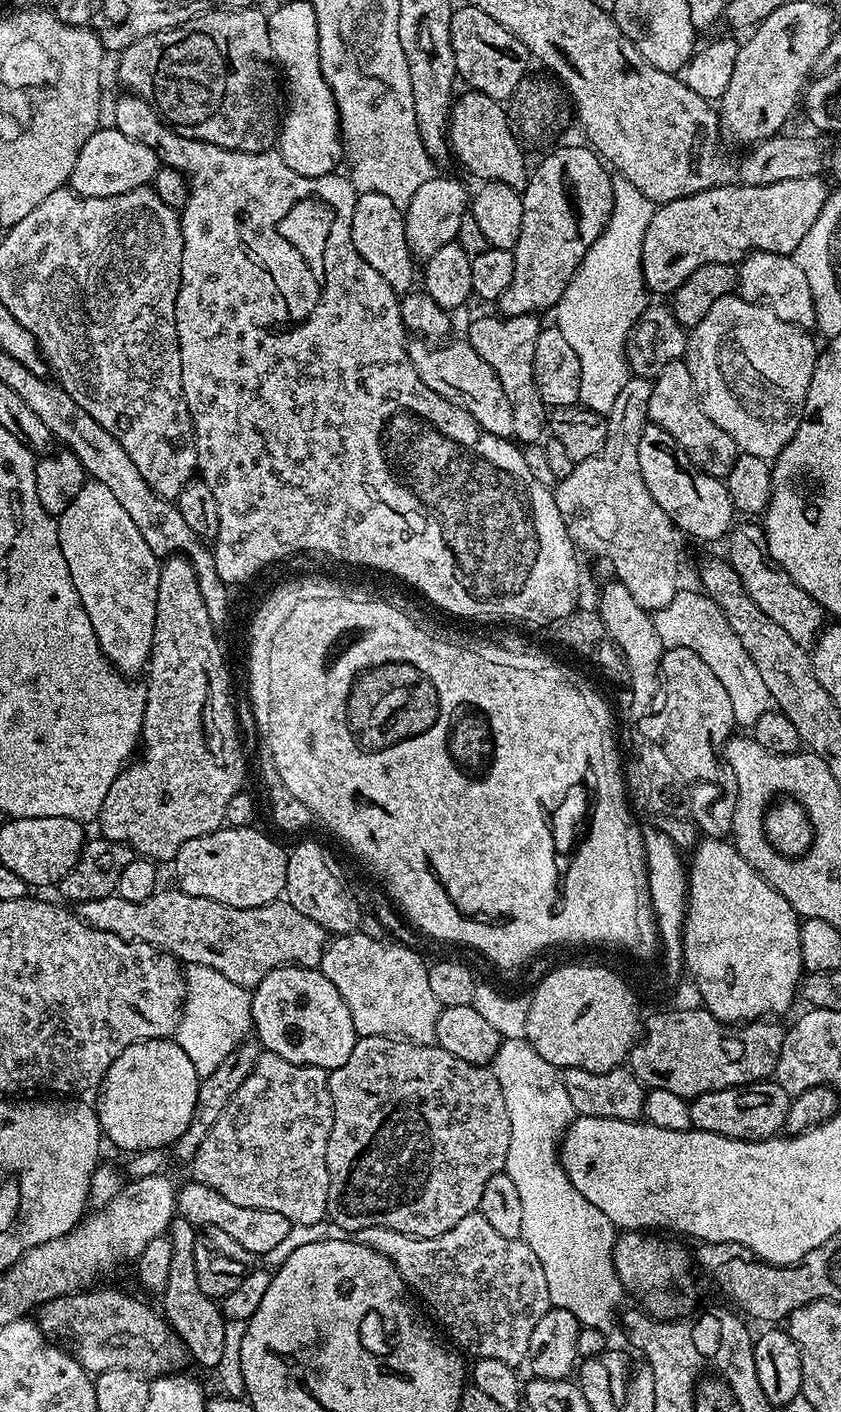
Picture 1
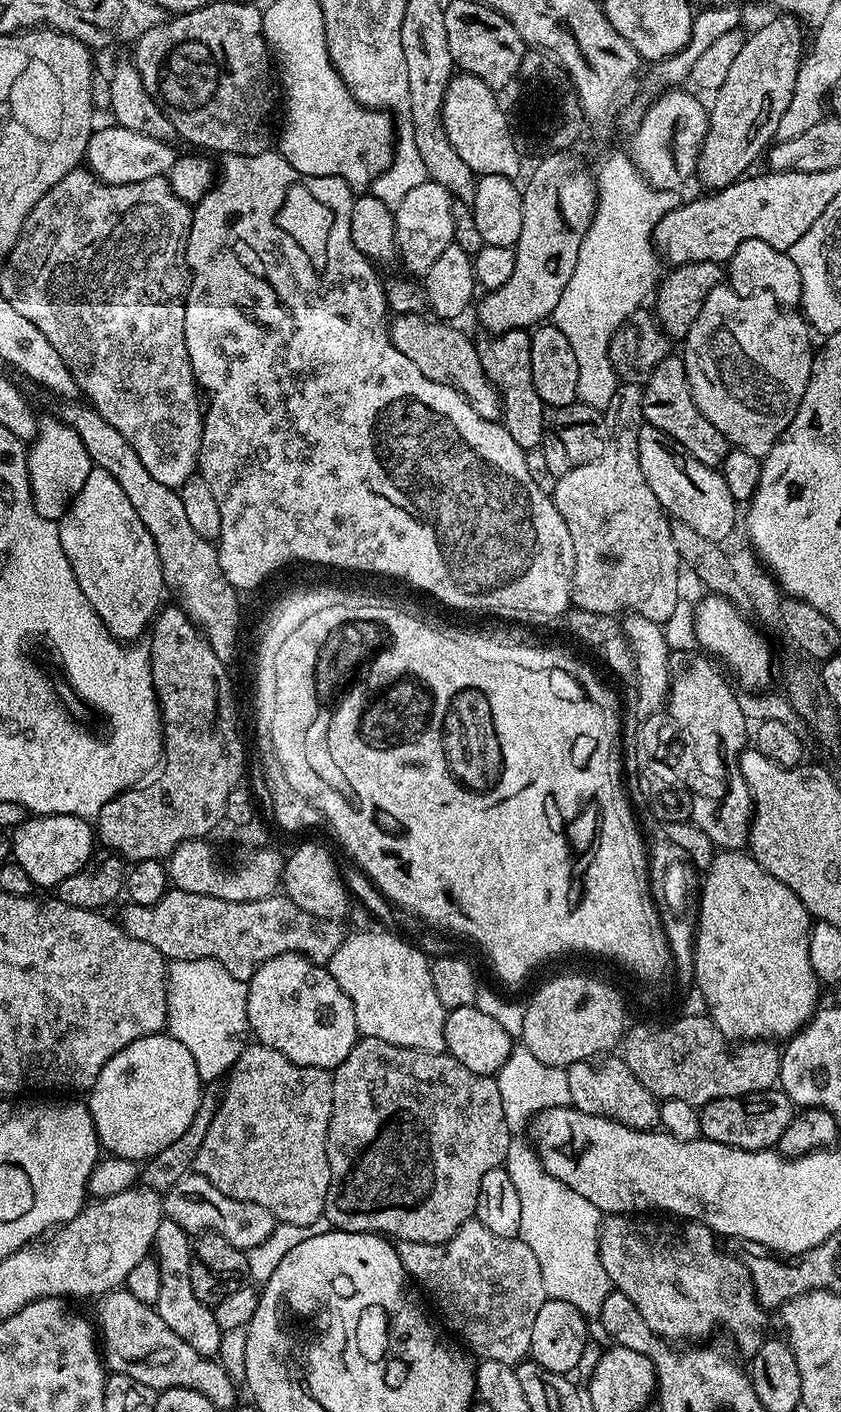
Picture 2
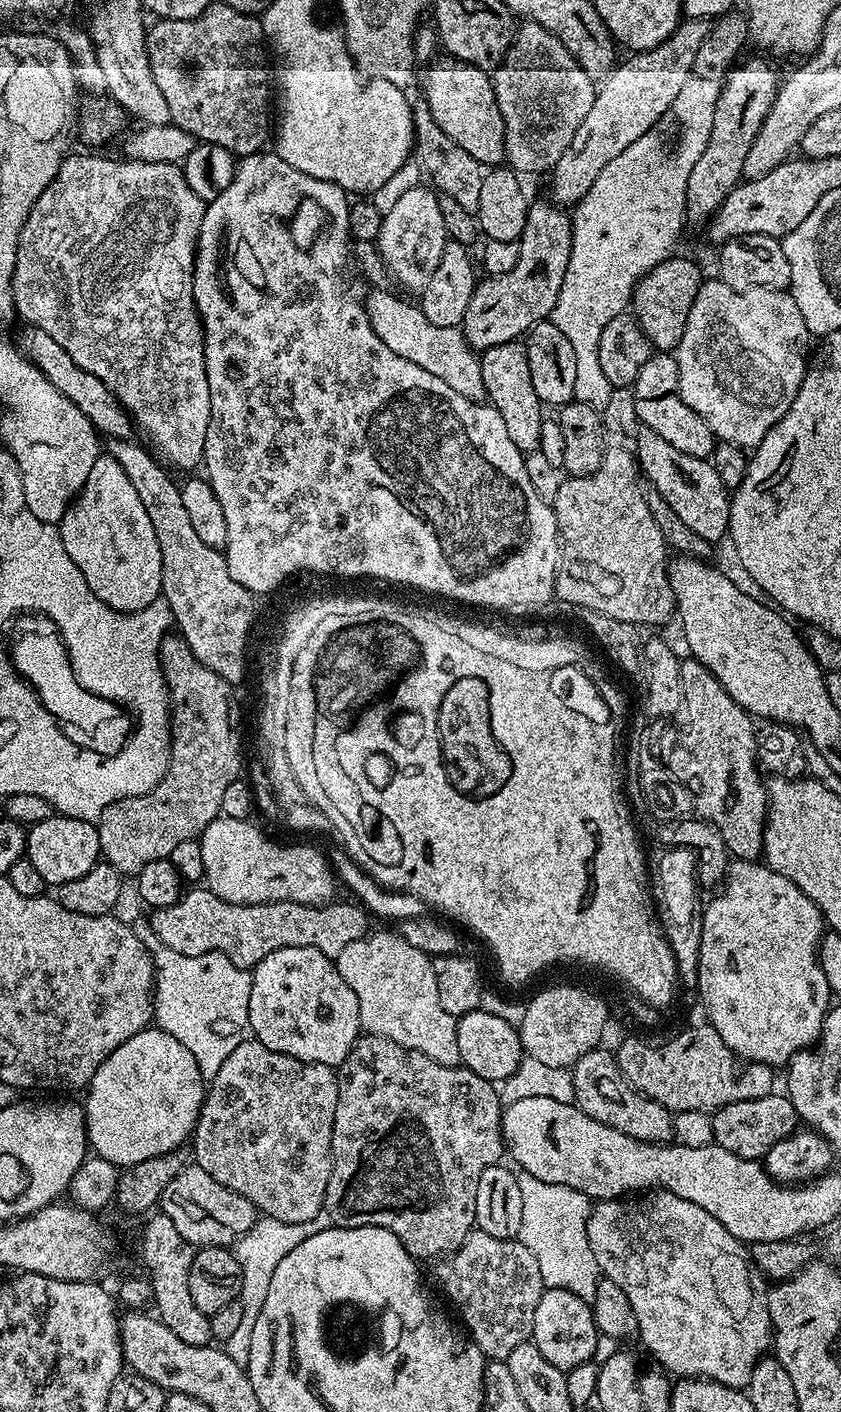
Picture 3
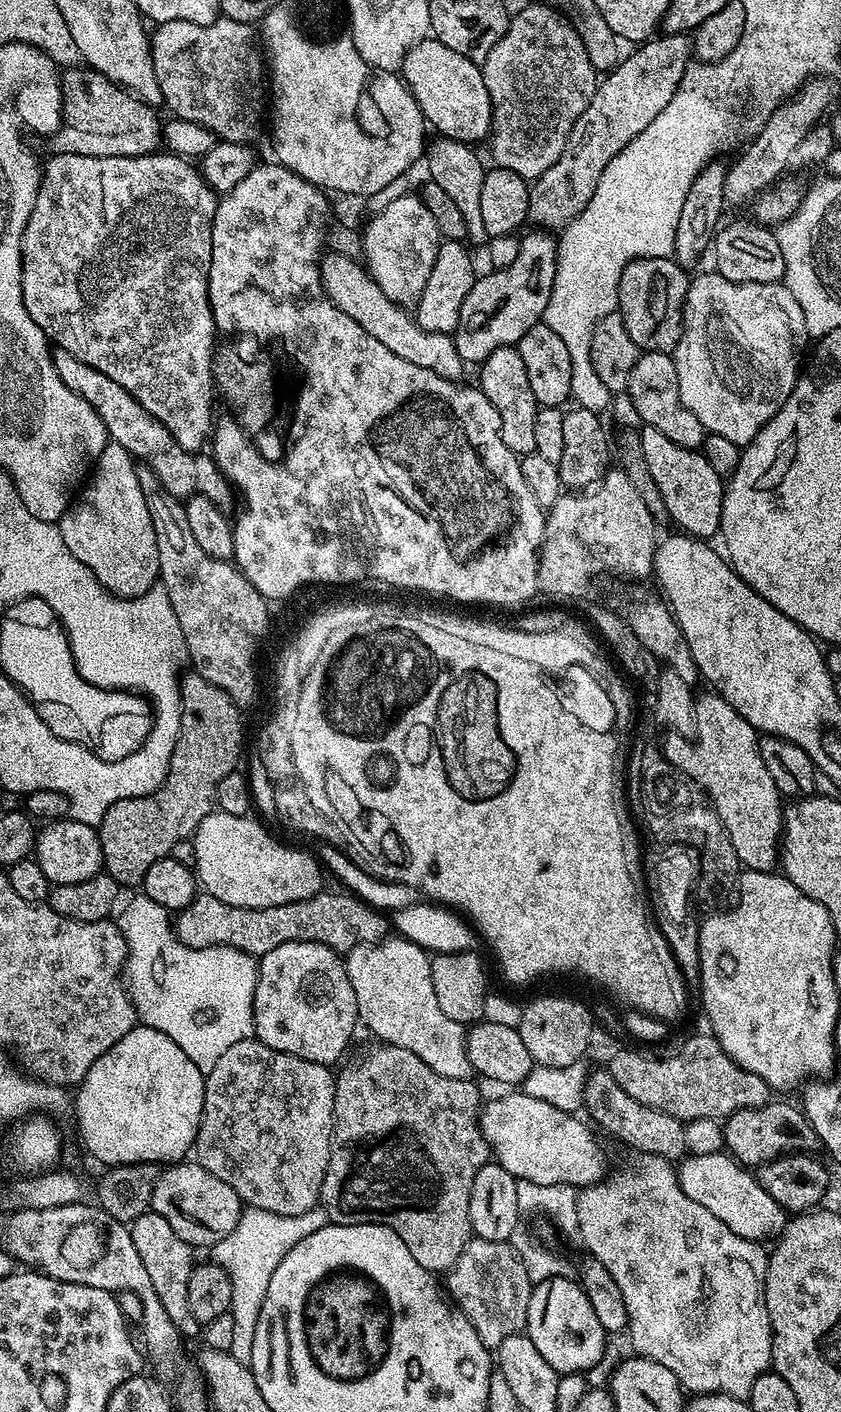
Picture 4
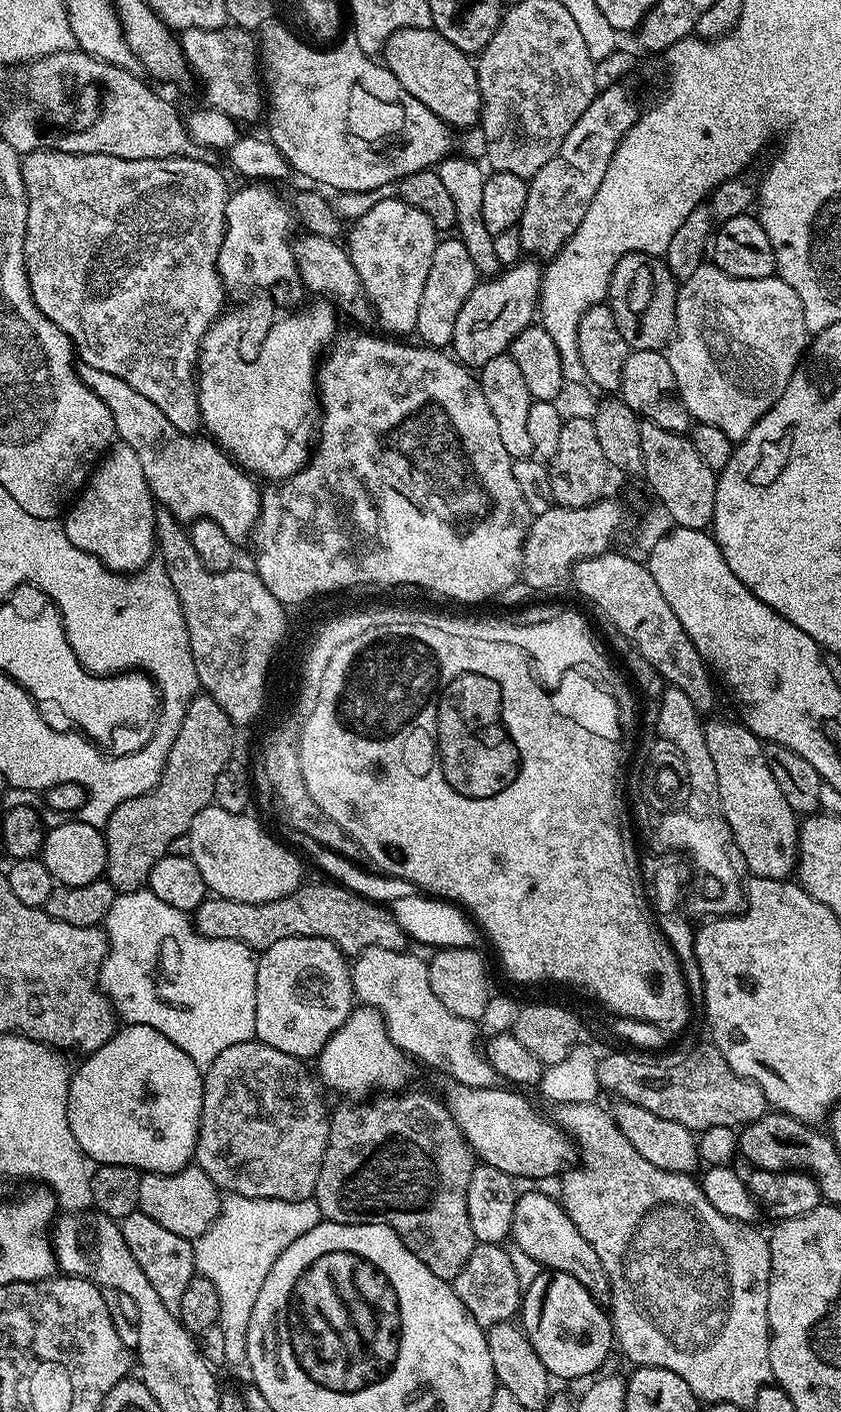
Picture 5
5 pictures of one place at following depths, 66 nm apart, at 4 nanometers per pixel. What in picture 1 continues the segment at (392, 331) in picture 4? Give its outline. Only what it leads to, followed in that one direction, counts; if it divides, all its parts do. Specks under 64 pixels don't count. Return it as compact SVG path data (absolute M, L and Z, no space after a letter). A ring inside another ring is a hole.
M421 338L407 341L408 357L414 370L418 370L418 378L422 378L422 382L442 398L464 408L482 430L495 436L511 437L514 414L510 410L510 401L506 399L506 390L502 390L502 382L498 382L498 374L490 370L490 365L480 357L478 350L474 350L474 346L468 344L467 339L454 339L439 346Z

